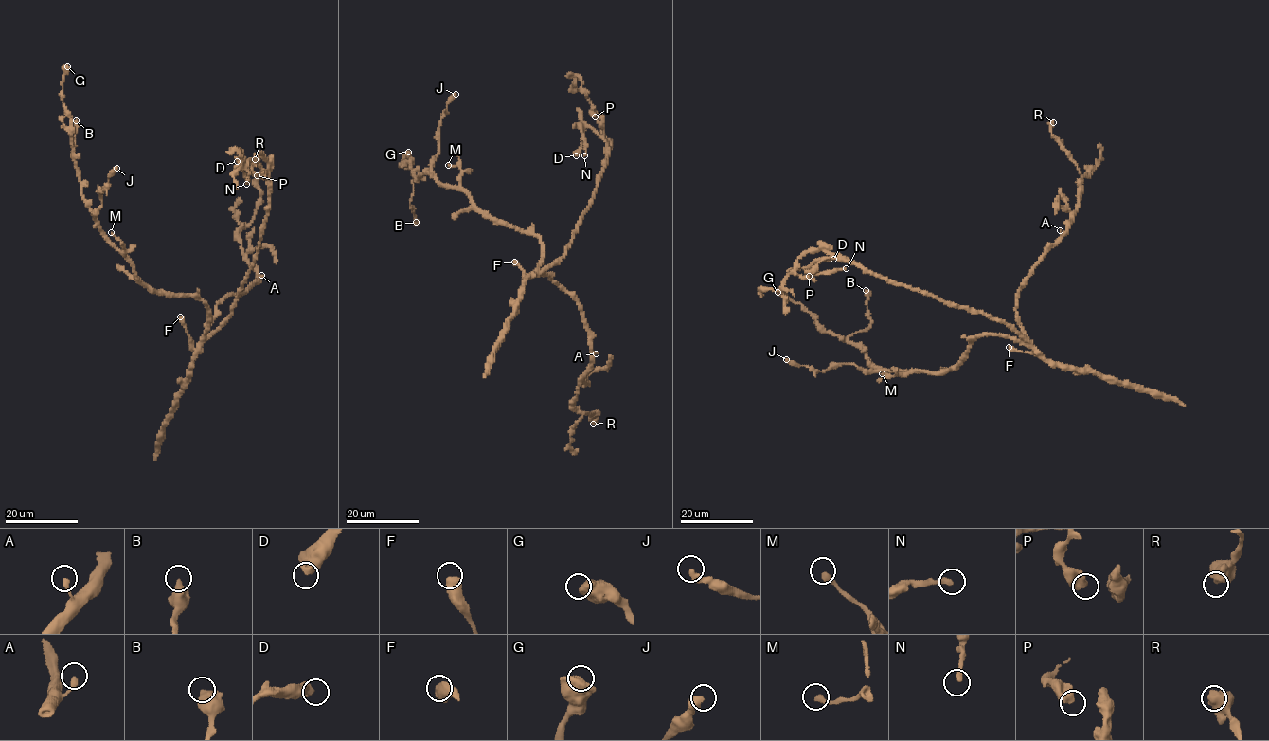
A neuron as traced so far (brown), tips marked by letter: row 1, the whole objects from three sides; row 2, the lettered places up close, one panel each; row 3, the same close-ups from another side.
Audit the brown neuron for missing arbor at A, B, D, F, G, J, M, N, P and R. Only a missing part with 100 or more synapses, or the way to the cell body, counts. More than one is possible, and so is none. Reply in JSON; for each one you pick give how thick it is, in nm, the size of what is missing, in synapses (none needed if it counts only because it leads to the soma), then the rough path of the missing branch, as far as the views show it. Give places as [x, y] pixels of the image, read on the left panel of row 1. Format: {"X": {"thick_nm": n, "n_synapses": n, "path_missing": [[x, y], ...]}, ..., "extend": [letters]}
{"extend": []}

